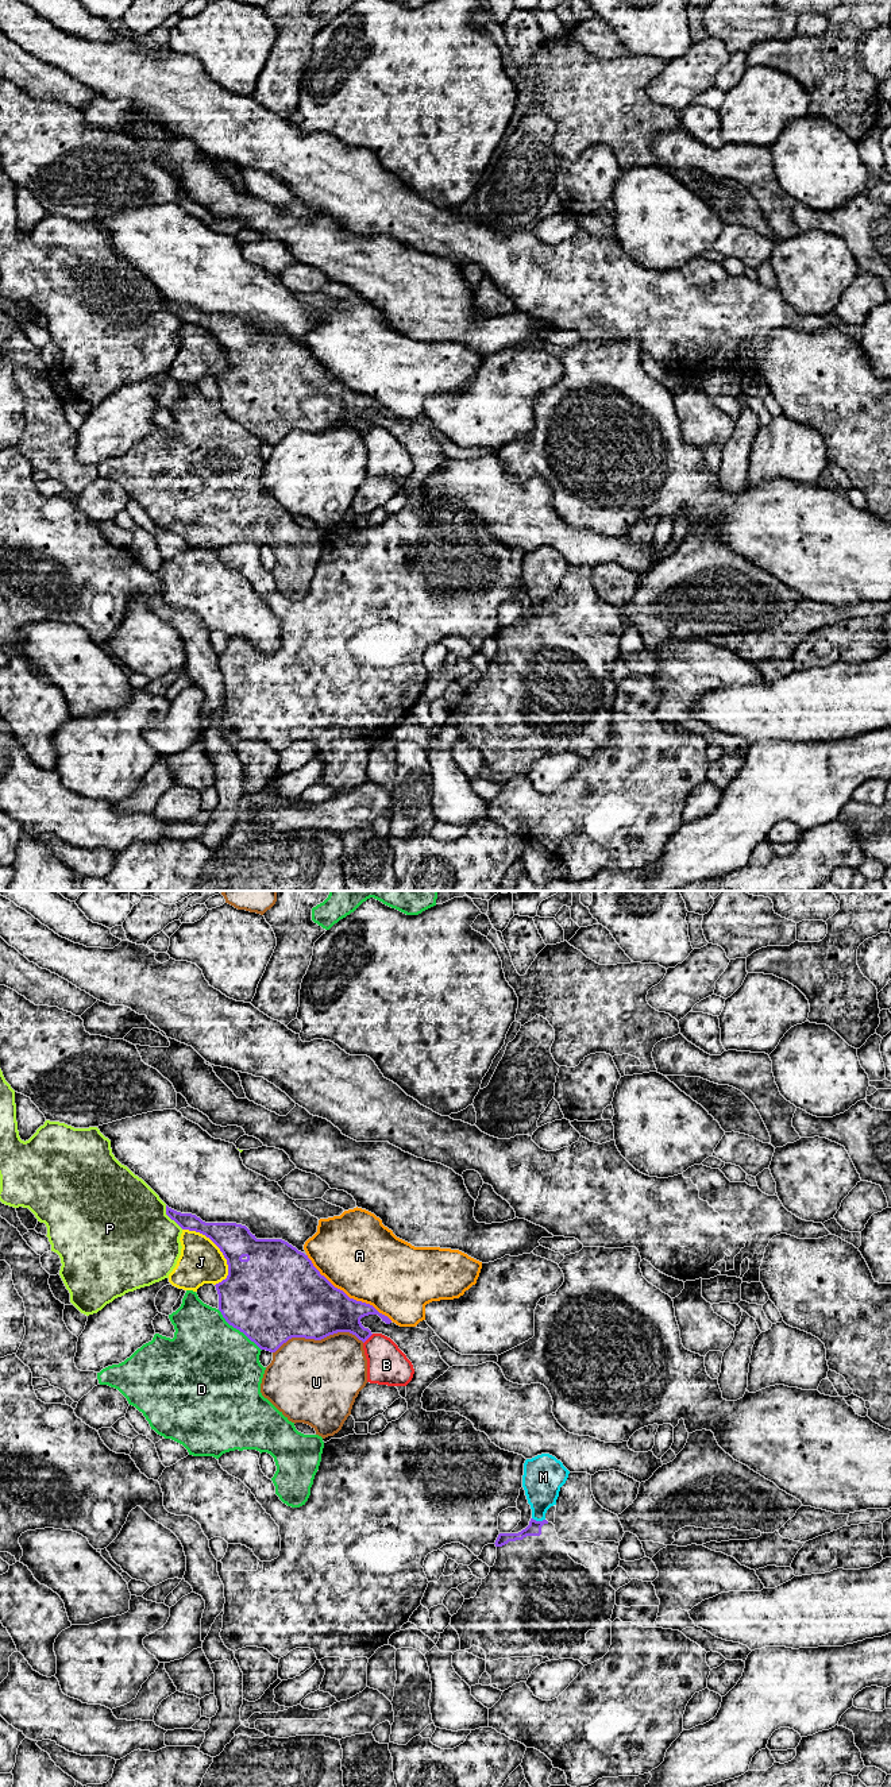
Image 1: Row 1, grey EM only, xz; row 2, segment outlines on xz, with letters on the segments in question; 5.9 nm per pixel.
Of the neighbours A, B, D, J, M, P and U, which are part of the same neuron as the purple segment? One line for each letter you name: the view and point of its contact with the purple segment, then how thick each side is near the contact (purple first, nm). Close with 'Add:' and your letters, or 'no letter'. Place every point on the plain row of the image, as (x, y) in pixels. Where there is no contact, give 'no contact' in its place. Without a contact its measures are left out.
Add: no letter

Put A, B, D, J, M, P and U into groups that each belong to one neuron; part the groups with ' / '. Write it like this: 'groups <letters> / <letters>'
groups A / B / D / J / M / P / U

